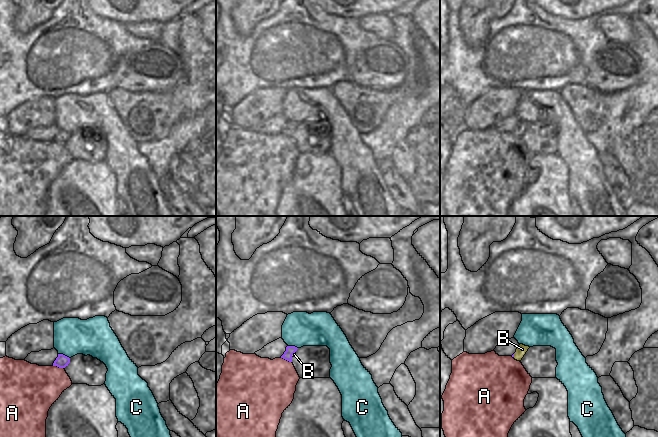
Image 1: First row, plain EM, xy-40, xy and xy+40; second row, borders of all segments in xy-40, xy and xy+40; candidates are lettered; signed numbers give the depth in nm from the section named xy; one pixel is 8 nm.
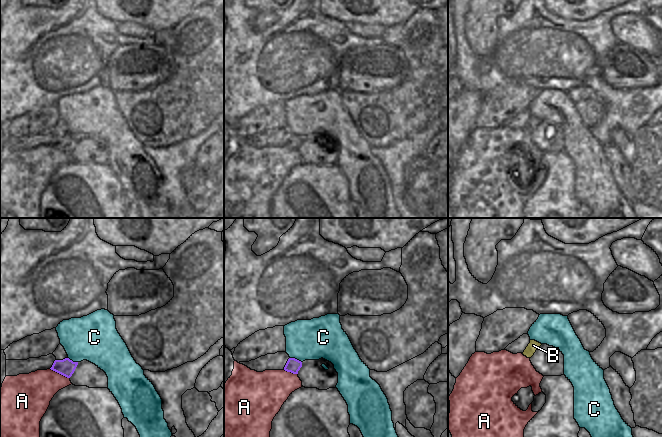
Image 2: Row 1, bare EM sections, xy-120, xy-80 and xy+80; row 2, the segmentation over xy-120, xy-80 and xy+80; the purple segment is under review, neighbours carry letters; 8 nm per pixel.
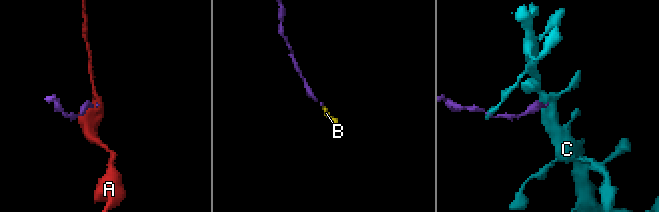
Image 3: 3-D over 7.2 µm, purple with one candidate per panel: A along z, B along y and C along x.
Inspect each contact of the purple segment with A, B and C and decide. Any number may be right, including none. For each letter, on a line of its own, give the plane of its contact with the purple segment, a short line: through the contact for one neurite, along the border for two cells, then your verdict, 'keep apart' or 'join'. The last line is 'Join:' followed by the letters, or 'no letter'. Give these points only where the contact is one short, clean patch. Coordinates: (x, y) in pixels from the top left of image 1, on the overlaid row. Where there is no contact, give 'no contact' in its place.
A: contact in xy-40; keep apart
B: contact in xy; line xy (290, 350), (292, 354), (294, 354); join
C: contact in xy-40; keep apart
Join: B

